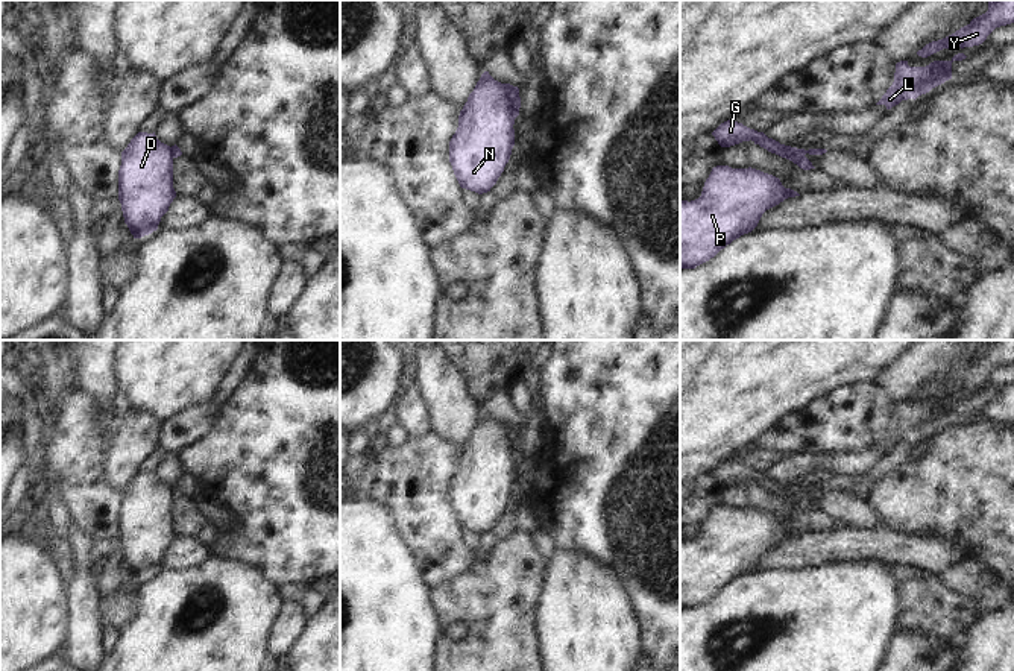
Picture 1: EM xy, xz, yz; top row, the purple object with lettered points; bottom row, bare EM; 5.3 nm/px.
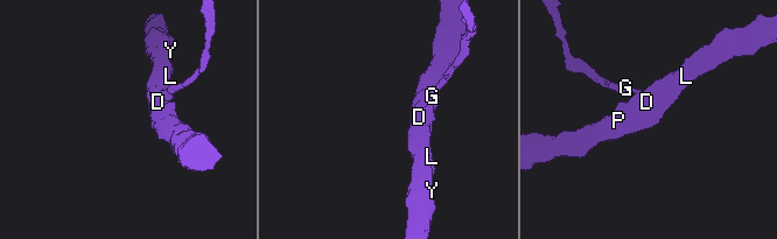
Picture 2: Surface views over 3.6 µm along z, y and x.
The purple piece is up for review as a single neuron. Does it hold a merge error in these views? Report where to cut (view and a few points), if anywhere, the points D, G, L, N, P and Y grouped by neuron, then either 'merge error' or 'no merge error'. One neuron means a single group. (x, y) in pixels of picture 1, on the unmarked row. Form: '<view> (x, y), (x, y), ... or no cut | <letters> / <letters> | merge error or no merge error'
xz (501, 424), (515, 457) | D L N P Y / G | merge error

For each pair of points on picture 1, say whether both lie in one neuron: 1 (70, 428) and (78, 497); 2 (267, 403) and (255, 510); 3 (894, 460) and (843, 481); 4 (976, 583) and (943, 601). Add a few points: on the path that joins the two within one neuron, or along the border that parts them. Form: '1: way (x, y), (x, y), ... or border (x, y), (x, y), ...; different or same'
1: way (73, 445), (76, 480); same
2: way (267, 430), (267, 483); same
3: way (882, 468), (867, 481), (855, 481); same
4: border (938, 576), (952, 591), (967, 594), (979, 614); different

